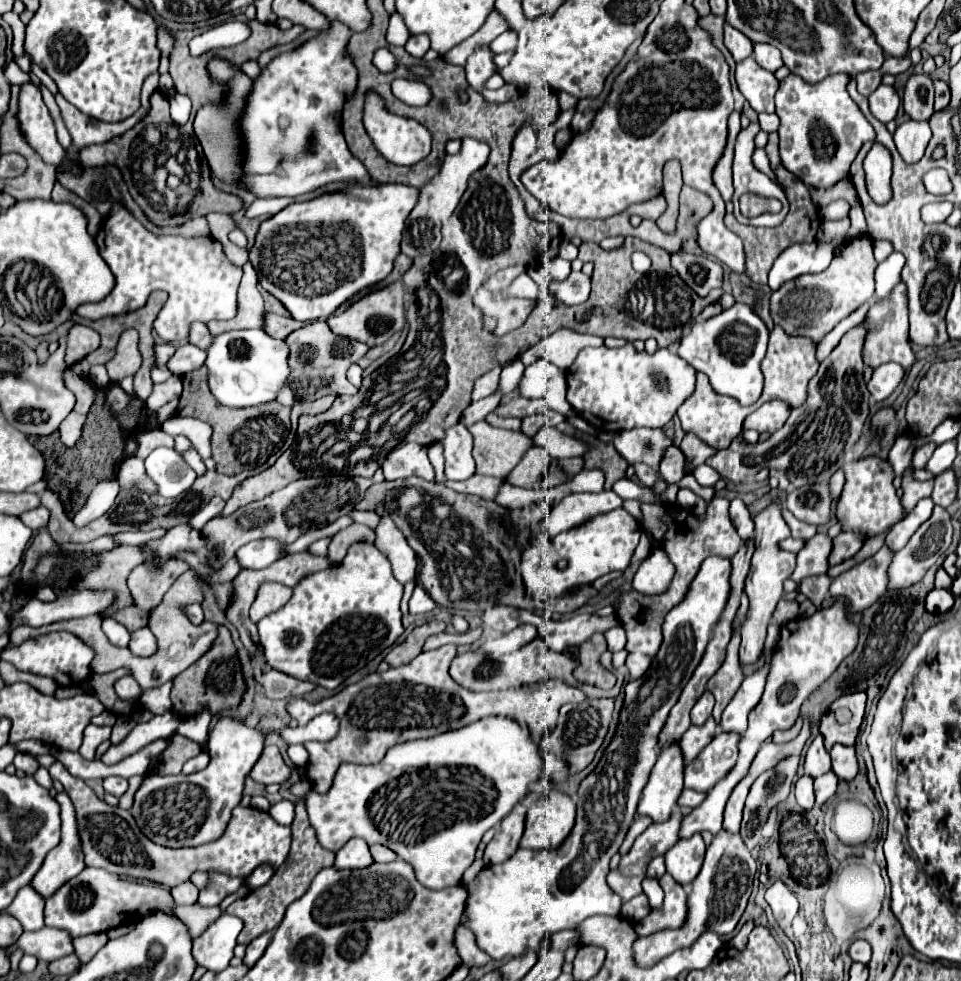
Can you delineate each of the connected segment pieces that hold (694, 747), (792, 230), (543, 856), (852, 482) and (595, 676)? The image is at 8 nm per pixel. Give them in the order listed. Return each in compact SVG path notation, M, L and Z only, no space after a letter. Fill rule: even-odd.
M710 718L704 726L690 726L682 740L680 740L680 748L682 748L682 754L684 754L684 762L688 760L694 760L702 748L706 748L706 744L710 744L710 740L716 736L716 722L714 718Z
M772 132L768 136L768 144L766 144L766 152L768 152L768 158L770 158L770 164L772 164L772 170L776 172L778 180L786 186L786 196L790 200L790 212L786 216L786 220L776 226L776 228L756 228L756 226L744 226L740 224L736 218L726 218L726 226L736 232L742 242L744 242L744 250L746 250L746 274L758 282L758 284L766 284L768 282L768 272L774 264L774 260L778 258L778 254L782 250L786 250L788 246L792 244L798 244L798 242L814 242L814 236L816 236L816 230L820 226L820 216L818 216L818 208L812 204L810 200L810 194L808 194L808 186L798 180L792 172L788 172L782 162L780 162L780 156L778 156L778 132Z
M710 556L702 562L700 572L696 574L694 582L690 584L690 590L676 608L670 610L670 614L664 620L664 642L660 646L660 652L654 656L654 662L650 670L638 678L630 680L624 690L626 690L626 700L624 708L620 712L620 724L616 730L616 736L604 750L602 760L598 762L596 770L582 780L580 790L578 790L578 812L576 812L576 824L566 838L566 842L556 848L556 850L524 850L520 848L510 860L502 864L492 864L486 866L470 884L468 888L468 898L466 898L466 908L462 914L462 926L470 928L476 936L476 944L480 950L484 950L492 960L502 960L506 956L520 956L526 952L530 946L540 944L546 936L566 930L566 928L576 928L582 920L596 916L596 914L610 914L618 916L622 908L622 898L612 892L612 888L606 884L606 874L608 874L608 862L610 858L618 852L632 820L636 814L636 804L640 798L640 792L648 780L648 774L656 762L656 742L658 734L668 718L670 708L676 704L684 684L690 680L694 668L700 664L706 644L710 642L712 626L718 622L722 616L722 608L726 608L726 600L730 598L730 560L722 560L720 556Z
M876 456L854 460L844 464L844 472L846 484L836 508L836 516L844 524L844 530L856 530L868 536L876 536L902 518L902 505L893 486L894 476L890 464L886 460L880 460Z
M594 634L580 646L580 664L578 668L574 668L574 676L578 682L596 684L600 688L612 688L616 684L616 676L600 664L602 652L606 652L604 634Z

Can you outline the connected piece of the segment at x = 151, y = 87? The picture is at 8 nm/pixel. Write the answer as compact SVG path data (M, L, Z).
M154 74L154 76L148 76L148 80L144 82L144 88L142 88L142 108L140 110L146 110L148 106L148 98L150 98L150 94L154 92L154 90L158 90L158 74Z

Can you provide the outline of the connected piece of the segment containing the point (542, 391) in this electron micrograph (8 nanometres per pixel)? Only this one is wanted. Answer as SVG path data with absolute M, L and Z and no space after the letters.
M538 360L526 368L520 384L520 396L524 398L544 398L550 410L556 410L564 416L574 416L566 400L566 374L548 360Z

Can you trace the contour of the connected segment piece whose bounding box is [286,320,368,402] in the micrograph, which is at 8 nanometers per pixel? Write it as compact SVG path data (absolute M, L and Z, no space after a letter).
M316 320L300 330L294 330L286 338L286 344L290 346L292 386L296 382L296 388L294 388L296 402L318 400L324 394L334 394L334 396L342 394L342 380L340 382L324 382L324 368L342 368L342 376L330 376L330 378L344 378L346 380L346 372L348 372L350 364L356 364L368 352L368 346L330 332L330 328L324 320Z

